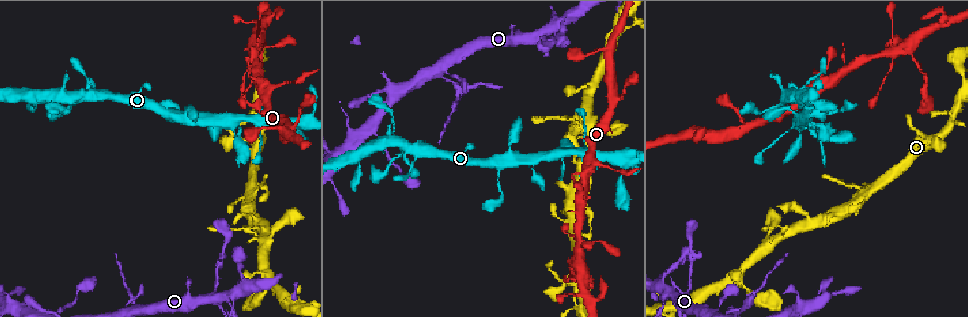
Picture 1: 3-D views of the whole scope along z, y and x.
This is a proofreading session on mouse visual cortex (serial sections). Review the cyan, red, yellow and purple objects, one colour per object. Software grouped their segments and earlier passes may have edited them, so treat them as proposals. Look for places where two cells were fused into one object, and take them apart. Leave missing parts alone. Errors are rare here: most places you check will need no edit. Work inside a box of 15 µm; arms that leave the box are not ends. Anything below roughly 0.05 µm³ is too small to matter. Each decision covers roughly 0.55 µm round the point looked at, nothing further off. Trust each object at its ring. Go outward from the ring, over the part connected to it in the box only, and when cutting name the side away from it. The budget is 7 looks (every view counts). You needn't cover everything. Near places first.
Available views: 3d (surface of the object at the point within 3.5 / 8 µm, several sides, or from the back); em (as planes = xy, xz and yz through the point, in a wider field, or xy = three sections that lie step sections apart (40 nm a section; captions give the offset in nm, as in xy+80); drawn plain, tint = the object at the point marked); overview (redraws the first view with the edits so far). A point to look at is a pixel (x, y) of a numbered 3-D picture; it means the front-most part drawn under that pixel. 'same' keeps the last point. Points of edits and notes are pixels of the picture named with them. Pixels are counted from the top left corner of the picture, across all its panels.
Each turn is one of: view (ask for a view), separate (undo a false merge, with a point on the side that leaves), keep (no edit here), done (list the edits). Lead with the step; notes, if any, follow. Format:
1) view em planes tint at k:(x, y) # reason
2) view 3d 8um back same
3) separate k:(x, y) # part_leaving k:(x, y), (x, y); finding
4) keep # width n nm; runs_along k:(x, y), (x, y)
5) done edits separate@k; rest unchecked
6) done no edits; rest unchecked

view 3d 3.5um at 1:(405, 149) # arms part here

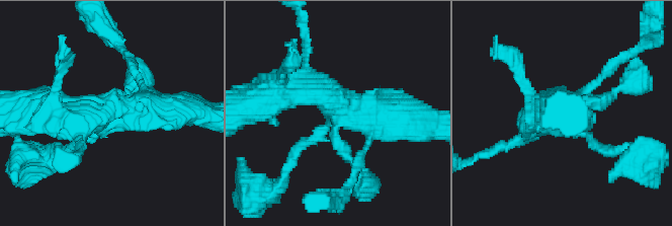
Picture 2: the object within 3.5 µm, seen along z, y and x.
view em planes tint at 2:(340, 108)

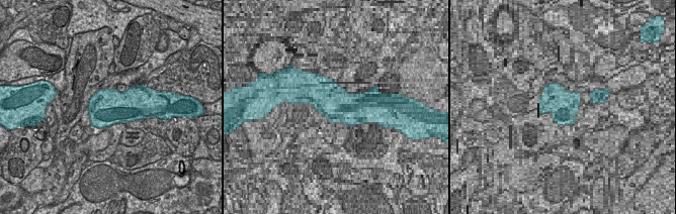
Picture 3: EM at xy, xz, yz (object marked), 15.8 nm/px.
keep # runs_along 2:(409, 120), (278, 89); all the same cell

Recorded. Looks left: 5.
view 3d 3.5um back at 1:(250, 79) # abrupt turn

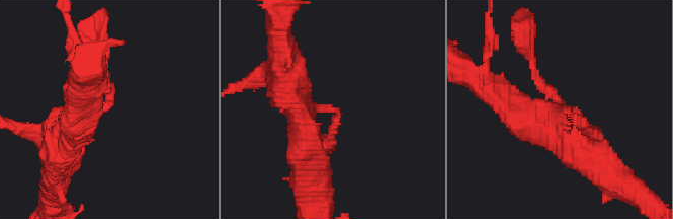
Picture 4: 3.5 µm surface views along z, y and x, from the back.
view em xy step 5 tint at 4:(562, 108) # shape alone is not enough

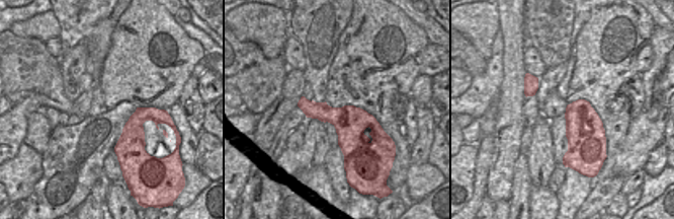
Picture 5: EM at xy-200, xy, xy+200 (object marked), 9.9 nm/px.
view em xy step 1 tint same # another direction

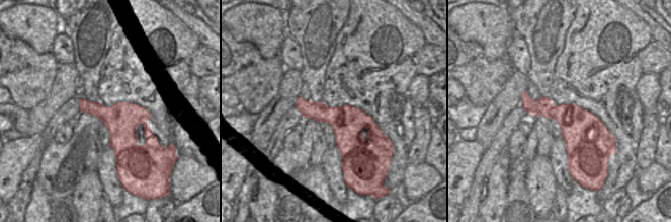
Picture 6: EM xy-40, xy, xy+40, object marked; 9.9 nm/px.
keep # runs_along 4:(566, 147), (530, 54); continuous, no second cell

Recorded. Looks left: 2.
view 3d 3.5um at 1:(254, 120)

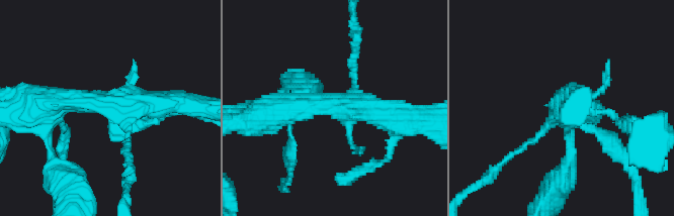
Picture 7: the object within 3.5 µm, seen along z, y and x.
view em xy step 1 tint at 7:(111, 102)

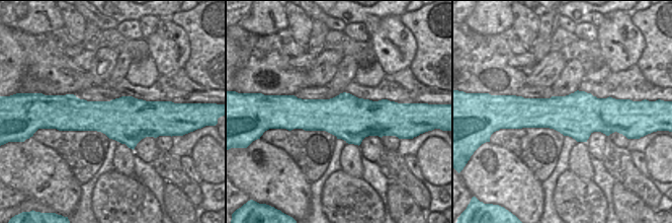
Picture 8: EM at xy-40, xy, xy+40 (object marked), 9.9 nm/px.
keep # width 440 nm; runs_along 7:(269, 112), (337, 107), (406, 117); one cell here

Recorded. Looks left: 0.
done no edits; rest unchecked

